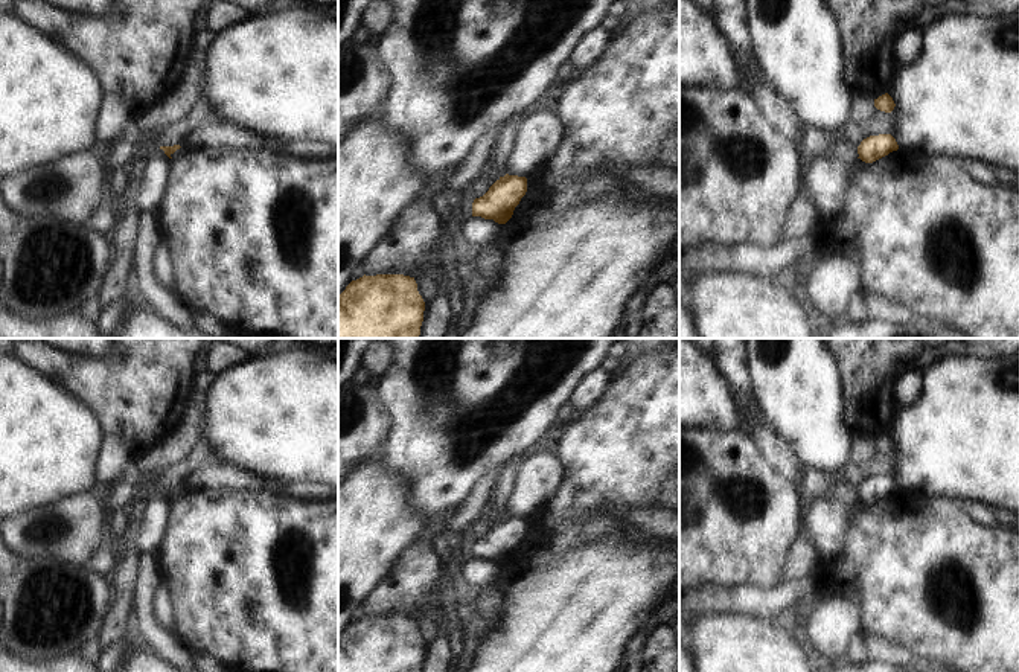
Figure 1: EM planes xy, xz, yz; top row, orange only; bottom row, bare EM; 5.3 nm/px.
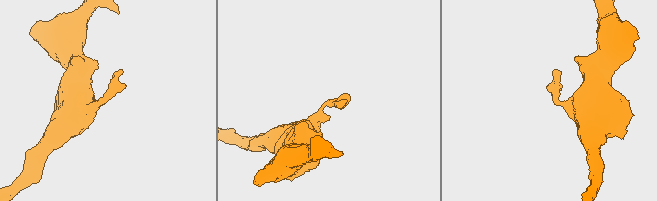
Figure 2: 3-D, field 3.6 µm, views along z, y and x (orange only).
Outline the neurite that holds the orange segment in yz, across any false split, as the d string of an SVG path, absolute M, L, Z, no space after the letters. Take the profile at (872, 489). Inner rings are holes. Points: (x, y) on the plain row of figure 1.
M891 475L870 477L858 488L858 500L865 504L873 504L897 491L899 486Z

